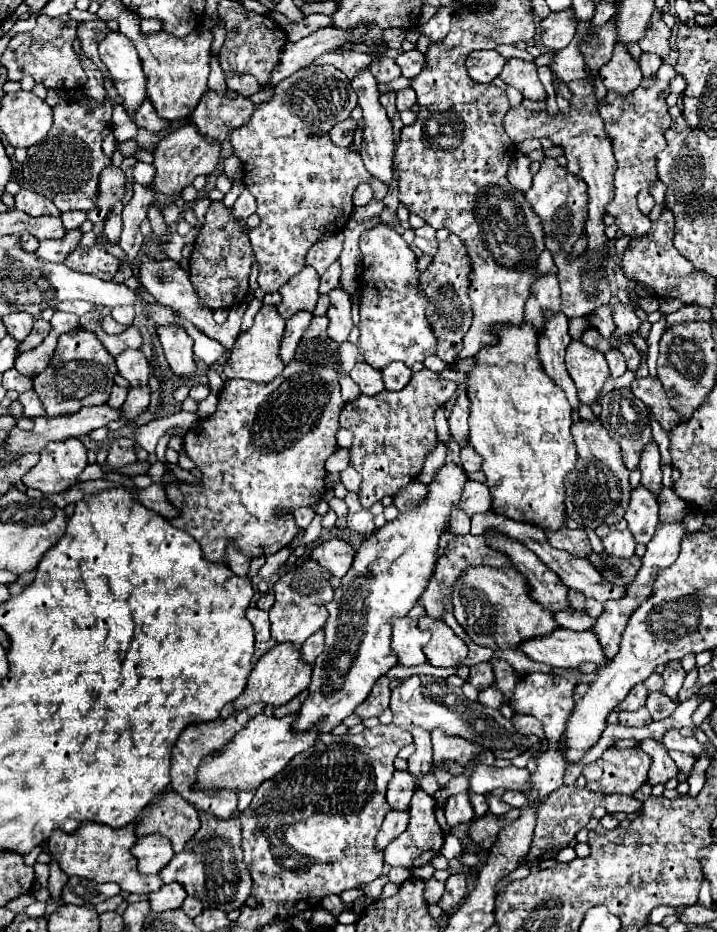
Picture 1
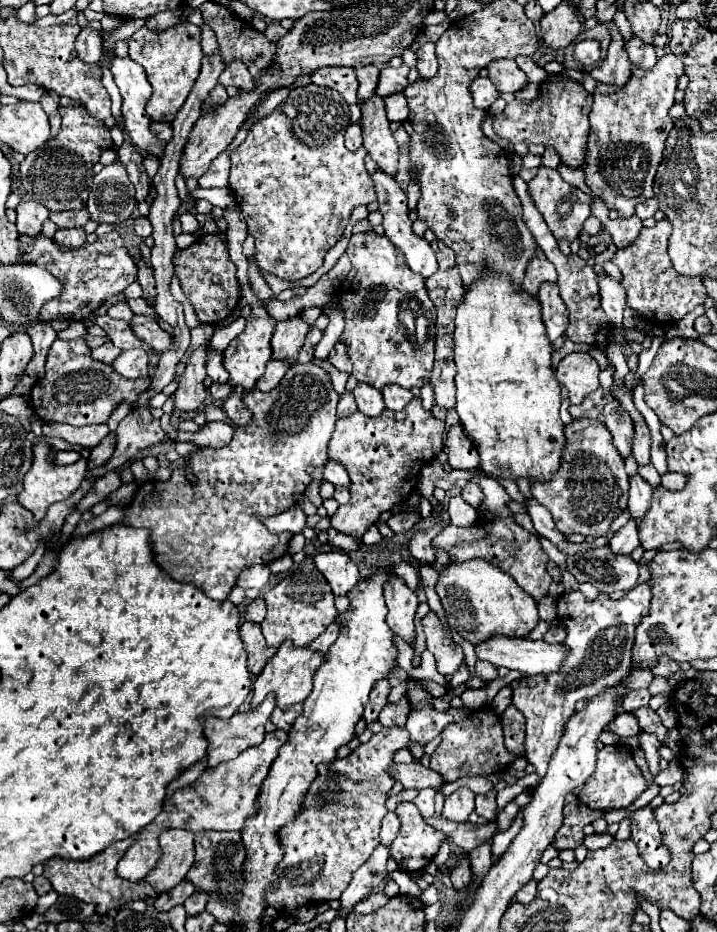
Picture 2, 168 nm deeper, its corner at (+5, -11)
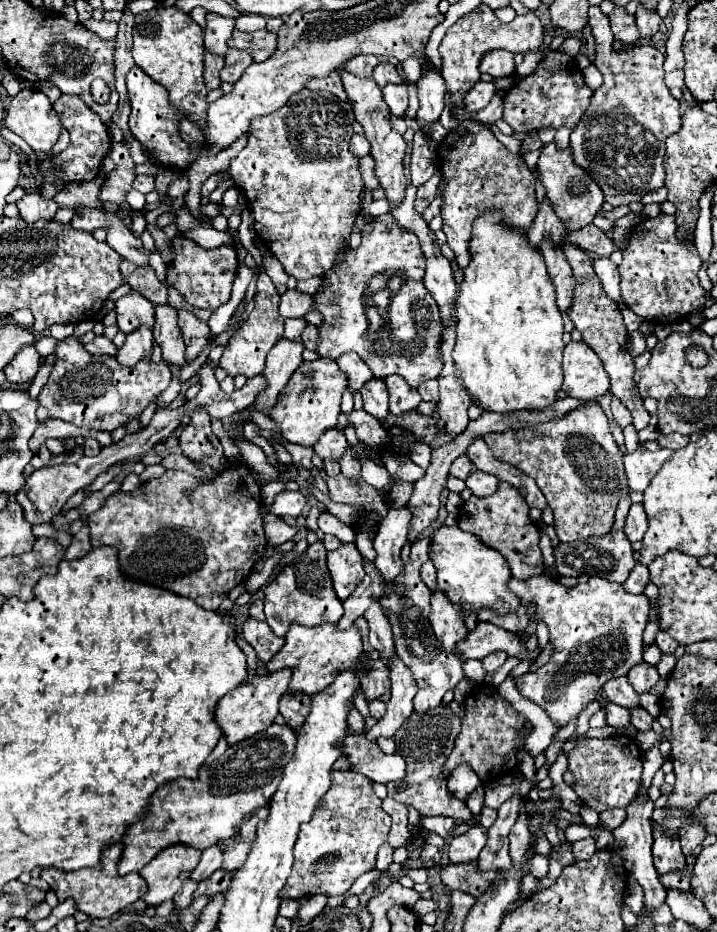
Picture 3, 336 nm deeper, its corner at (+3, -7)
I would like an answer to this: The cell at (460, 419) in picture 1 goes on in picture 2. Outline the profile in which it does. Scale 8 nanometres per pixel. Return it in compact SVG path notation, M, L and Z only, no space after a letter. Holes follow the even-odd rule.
M456 423L448 433L444 451L448 453L448 463L452 469L478 469L480 465L480 457L476 455L476 449L464 435L460 423Z

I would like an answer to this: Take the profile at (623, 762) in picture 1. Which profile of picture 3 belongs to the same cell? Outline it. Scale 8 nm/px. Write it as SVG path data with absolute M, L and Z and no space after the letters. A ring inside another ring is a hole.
M626 735L586 739L568 753L568 769L576 777L574 791L582 799L582 803L602 813L608 809L626 807L630 801L634 801L642 779L642 757L636 739Z

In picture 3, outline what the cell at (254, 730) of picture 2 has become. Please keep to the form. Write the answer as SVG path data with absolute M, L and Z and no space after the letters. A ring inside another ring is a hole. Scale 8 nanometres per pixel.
M290 669L264 673L264 675L258 675L254 681L244 681L244 685L236 687L234 691L230 691L226 697L218 701L214 715L216 715L218 725L224 731L228 745L244 741L246 737L252 737L254 733L262 733L262 729L274 723L274 717L278 715L278 701L288 691L290 677L292 677Z

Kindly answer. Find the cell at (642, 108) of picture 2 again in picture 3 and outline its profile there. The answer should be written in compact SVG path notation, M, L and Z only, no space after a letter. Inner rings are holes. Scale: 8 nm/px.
M590 7L588 9L588 23L592 27L594 39L596 39L596 61L594 65L598 71L604 75L604 83L594 91L590 107L586 109L582 121L570 135L570 149L574 163L582 167L590 177L598 183L598 187L604 191L606 201L612 207L620 205L630 205L634 201L640 201L646 193L656 191L664 187L664 167L662 167L662 157L664 157L664 141L668 135L676 133L680 129L680 103L670 95L670 89L664 83L664 53L658 51L656 47L650 45L632 45L622 51L612 49L612 31L608 17L600 11L600 7ZM596 119L614 119L610 125L610 139L612 145L602 147L602 155L596 157Z

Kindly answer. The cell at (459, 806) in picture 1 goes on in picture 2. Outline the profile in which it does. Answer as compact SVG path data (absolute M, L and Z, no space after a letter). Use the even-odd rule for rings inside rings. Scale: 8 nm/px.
M460 787L444 799L444 817L452 821L466 821L468 815L474 811L474 793L468 787Z

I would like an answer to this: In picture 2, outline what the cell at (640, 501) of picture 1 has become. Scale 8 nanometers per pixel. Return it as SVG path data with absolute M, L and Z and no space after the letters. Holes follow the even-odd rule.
M634 473L630 477L630 501L628 501L628 509L630 509L630 515L636 517L636 521L642 521L644 513L648 511L650 499L652 499L652 485L648 481L644 481L638 473Z

